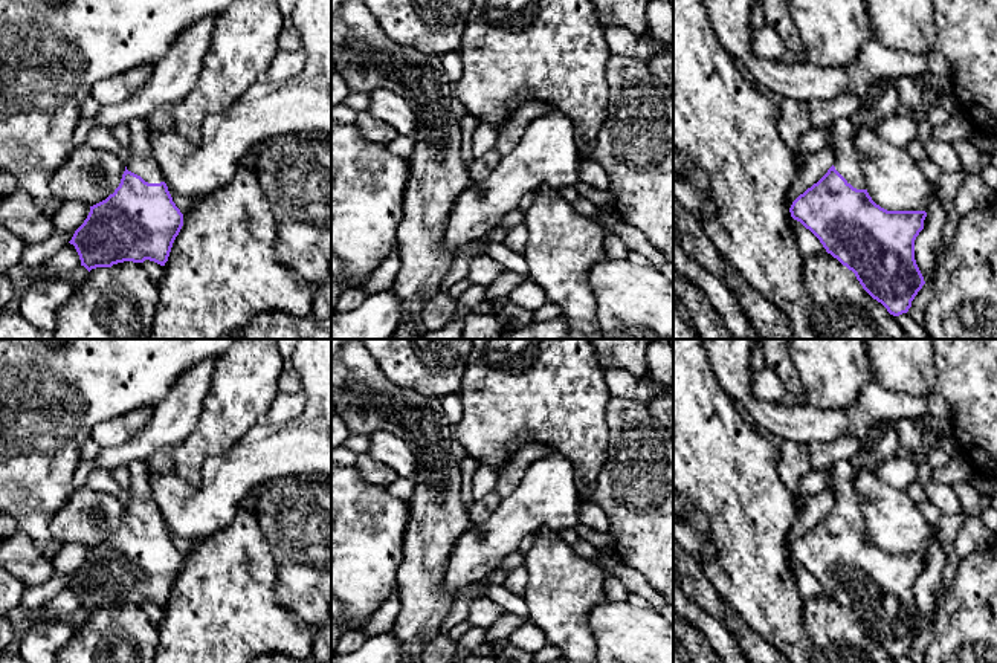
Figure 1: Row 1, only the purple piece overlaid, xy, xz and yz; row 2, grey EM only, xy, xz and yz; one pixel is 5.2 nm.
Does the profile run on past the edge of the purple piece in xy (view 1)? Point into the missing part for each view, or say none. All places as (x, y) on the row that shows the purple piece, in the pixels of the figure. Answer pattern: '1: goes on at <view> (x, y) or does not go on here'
1: goes on at xy (138, 158)

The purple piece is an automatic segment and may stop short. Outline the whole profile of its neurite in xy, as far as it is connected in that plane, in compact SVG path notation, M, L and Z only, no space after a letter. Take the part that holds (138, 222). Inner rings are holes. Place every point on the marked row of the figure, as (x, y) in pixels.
M137 122L130 133L131 144L124 153L125 171L119 186L105 200L90 206L87 218L69 241L89 272L124 261L150 260L165 266L183 226L183 214L151 156L151 130Z

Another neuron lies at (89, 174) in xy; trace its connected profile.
M89 144L75 147L50 179L52 194L64 202L93 206L119 186L125 171L124 154L96 150Z

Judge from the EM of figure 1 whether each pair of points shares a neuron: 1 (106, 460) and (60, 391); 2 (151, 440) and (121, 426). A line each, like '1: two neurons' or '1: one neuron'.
1: two neurons
2: two neurons

